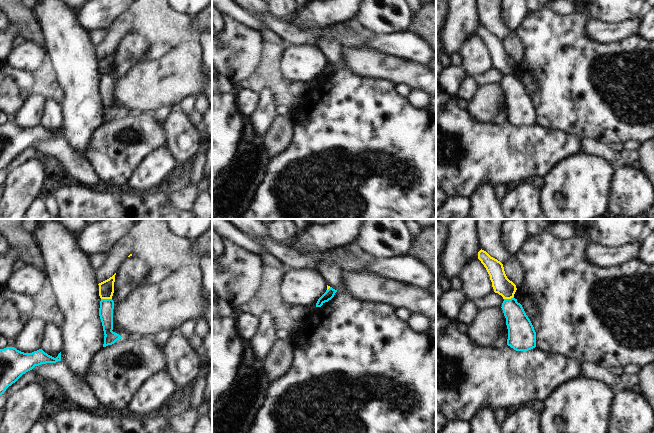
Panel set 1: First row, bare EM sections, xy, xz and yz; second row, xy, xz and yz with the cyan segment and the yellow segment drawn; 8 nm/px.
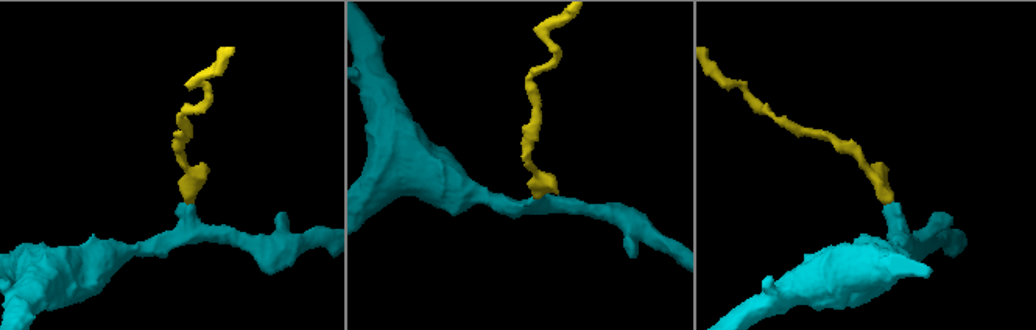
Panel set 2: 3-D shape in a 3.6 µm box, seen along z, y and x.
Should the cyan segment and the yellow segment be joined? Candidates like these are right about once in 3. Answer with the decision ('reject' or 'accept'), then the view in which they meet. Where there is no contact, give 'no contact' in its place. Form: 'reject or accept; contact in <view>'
reject; contact in xy

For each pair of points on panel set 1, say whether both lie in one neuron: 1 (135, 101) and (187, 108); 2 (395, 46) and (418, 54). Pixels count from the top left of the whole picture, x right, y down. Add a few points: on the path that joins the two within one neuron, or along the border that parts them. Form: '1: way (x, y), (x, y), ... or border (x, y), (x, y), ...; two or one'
1: border (195, 96), (186, 96), (179, 104); two
2: way (401, 46), (410, 46), (412, 48); one

